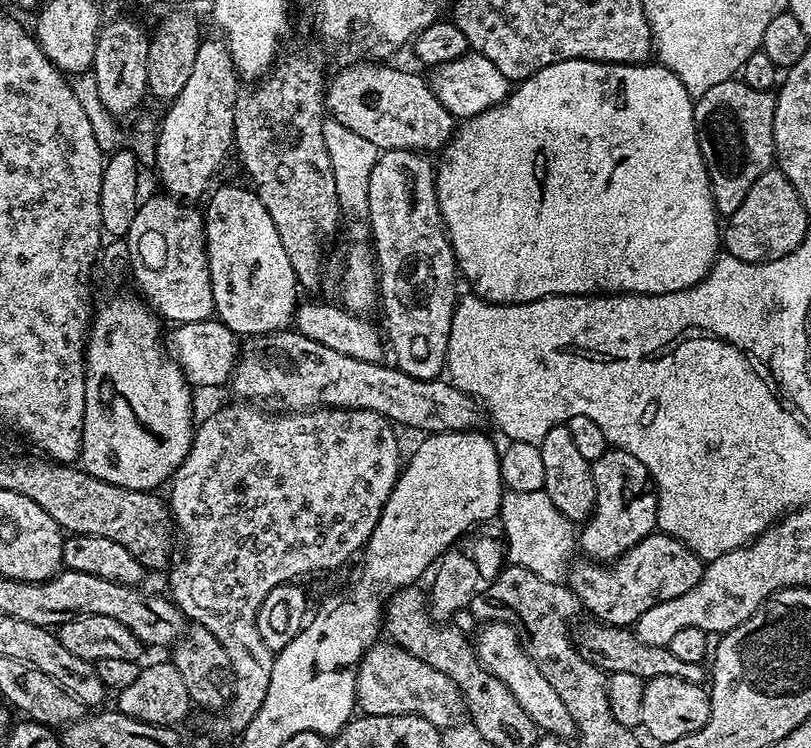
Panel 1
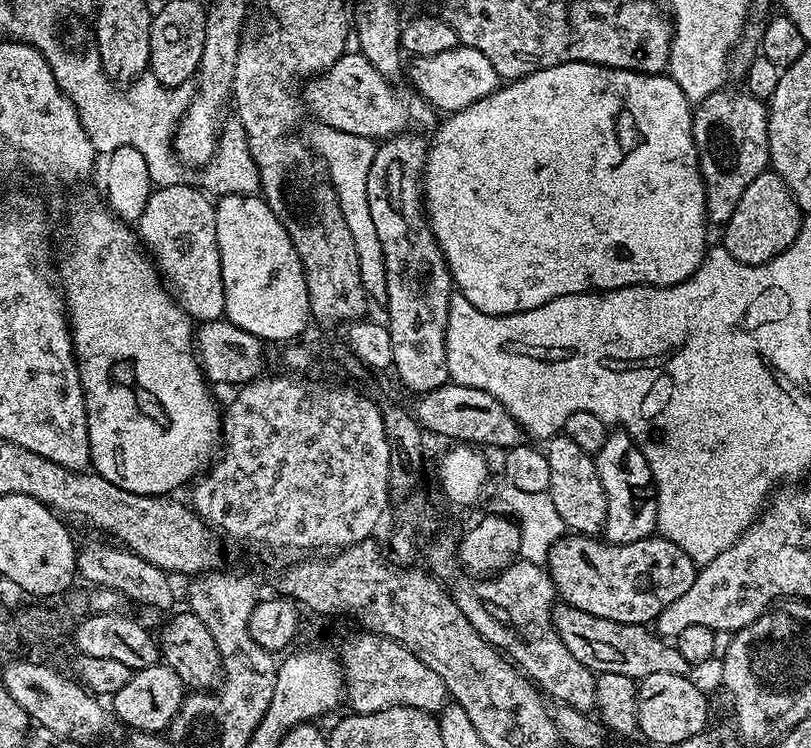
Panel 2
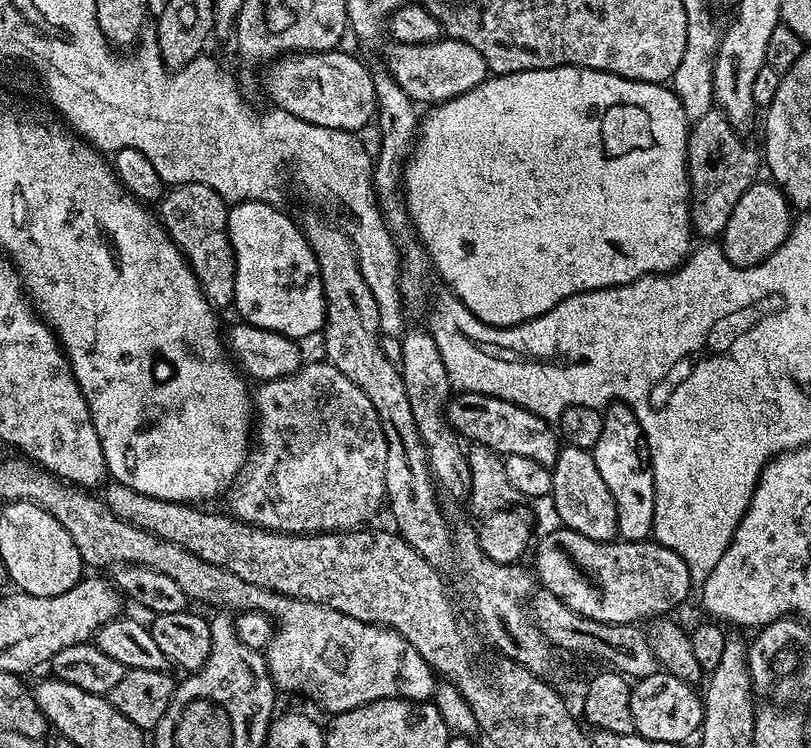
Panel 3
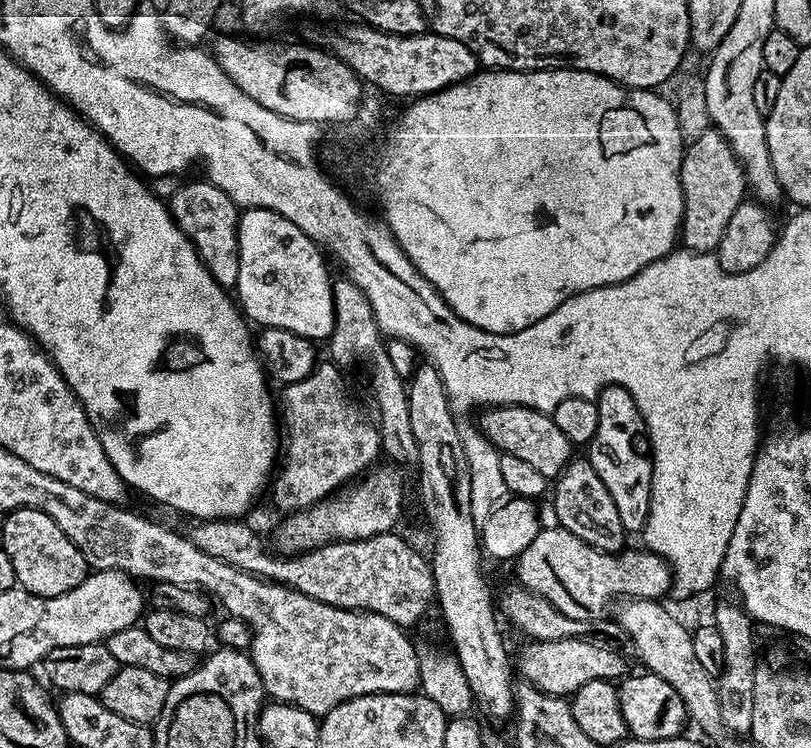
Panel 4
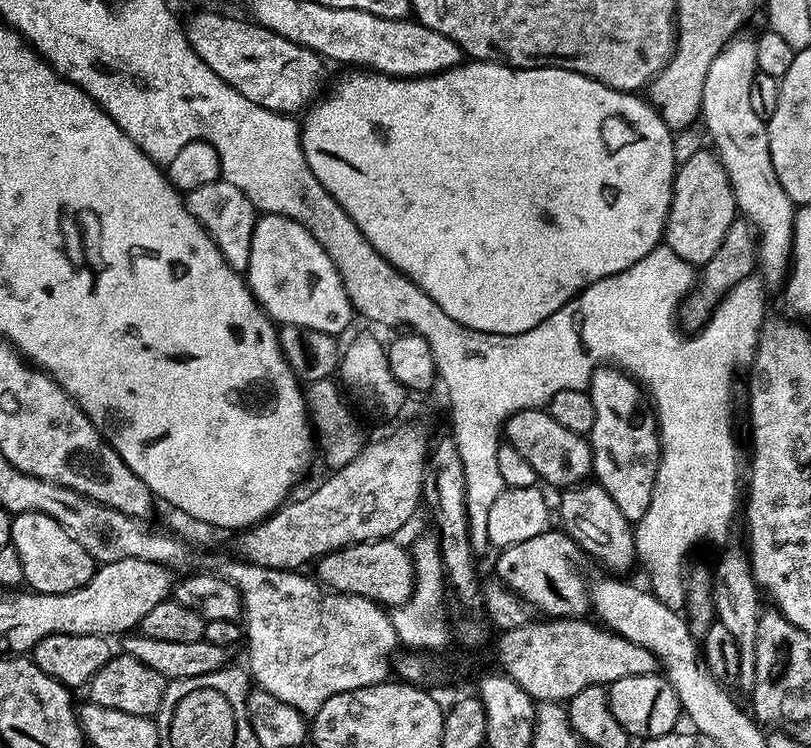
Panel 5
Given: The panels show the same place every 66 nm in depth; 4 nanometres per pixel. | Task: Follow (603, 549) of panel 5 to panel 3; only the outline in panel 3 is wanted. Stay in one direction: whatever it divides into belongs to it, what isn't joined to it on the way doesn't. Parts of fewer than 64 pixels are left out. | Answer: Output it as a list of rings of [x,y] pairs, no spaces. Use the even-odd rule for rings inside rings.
[[[578,446],[561,447],[558,458],[552,463],[551,497],[554,506],[558,506],[558,518],[561,525],[578,534],[586,534],[586,538],[594,538],[605,542],[617,539],[618,510],[614,506],[614,498],[610,490],[606,490],[606,482],[602,482],[602,474],[598,474],[598,466],[594,466],[594,458],[587,448]]]

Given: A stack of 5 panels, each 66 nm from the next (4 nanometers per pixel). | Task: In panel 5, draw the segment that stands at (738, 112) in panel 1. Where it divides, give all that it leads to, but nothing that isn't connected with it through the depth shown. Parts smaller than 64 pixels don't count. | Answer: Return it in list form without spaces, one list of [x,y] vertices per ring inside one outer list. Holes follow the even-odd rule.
[[[712,150],[690,154],[686,162],[678,165],[676,177],[672,180],[672,201],[663,243],[686,263],[703,266],[718,254],[718,246],[722,246],[722,238],[726,238],[726,230],[730,230],[737,218],[734,190],[720,157]]]

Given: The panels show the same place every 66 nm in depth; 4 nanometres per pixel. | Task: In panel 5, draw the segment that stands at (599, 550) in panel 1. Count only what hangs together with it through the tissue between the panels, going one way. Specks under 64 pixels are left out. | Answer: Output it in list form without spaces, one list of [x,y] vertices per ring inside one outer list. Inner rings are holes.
[[[615,366],[597,368],[588,383],[587,389],[590,402],[594,402],[594,426],[590,433],[592,446],[592,471],[595,483],[601,484],[614,498],[618,510],[629,522],[635,522],[646,514],[646,506],[650,506],[650,494],[654,490],[656,471],[660,461],[660,433],[656,426],[656,418],[641,385],[626,372]]]

